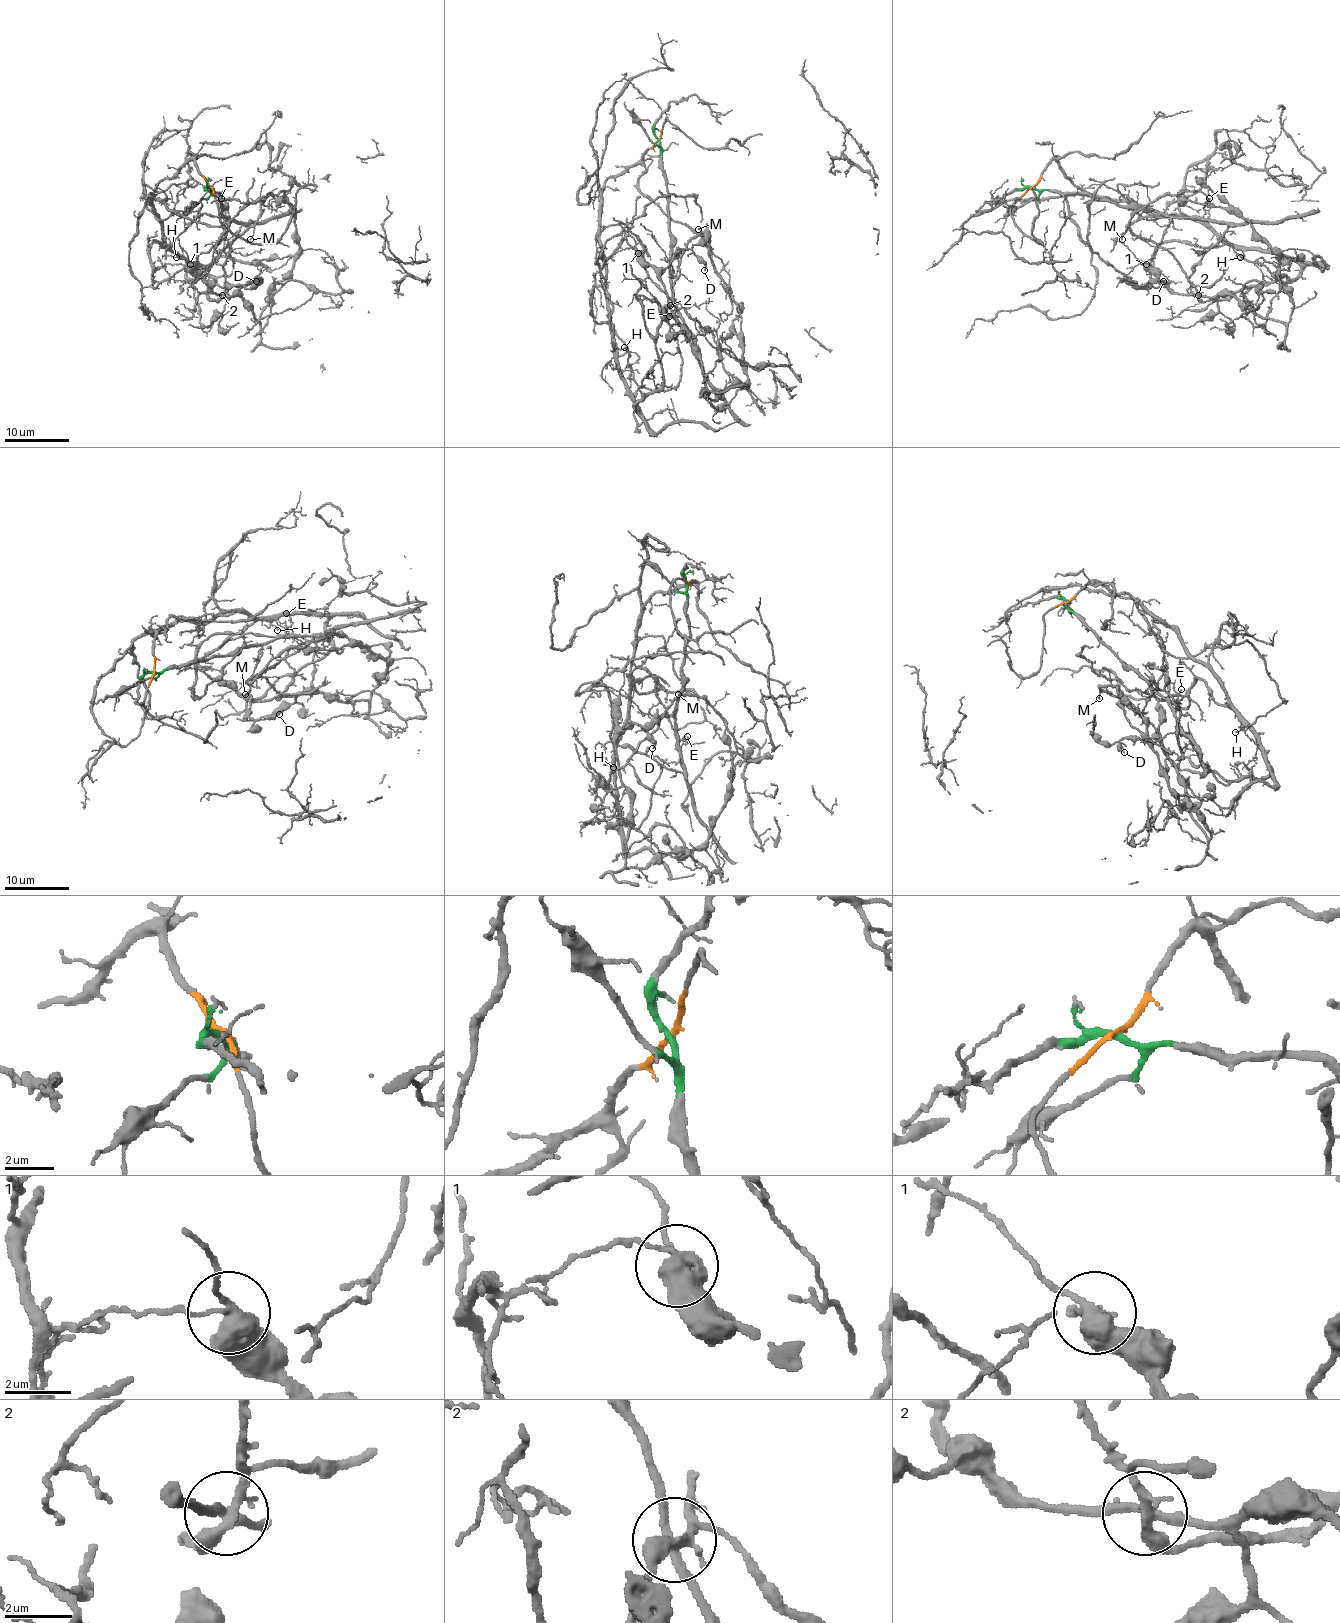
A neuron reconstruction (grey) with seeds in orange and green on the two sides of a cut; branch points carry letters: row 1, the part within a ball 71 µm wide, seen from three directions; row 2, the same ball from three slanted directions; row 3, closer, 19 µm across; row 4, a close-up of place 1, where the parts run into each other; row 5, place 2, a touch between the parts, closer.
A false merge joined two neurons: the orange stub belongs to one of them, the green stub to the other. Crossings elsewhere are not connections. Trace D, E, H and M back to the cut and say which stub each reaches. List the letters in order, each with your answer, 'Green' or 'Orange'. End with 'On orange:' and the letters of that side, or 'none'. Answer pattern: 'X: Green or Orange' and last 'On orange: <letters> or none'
D: Green
E: Green
H: Orange
M: Orange
On orange: H, M

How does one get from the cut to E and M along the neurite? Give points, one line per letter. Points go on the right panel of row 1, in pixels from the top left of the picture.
E: (1032, 188), (1090, 194), (1121, 206), (1151, 206), (1175, 217), (1201, 217), (1209, 209), (1209, 198)
M: (1032, 188), (1055, 160), (1089, 193), (1196, 217), (1300, 272), (1202, 301), (1172, 254), (1128, 227), (1121, 240)

